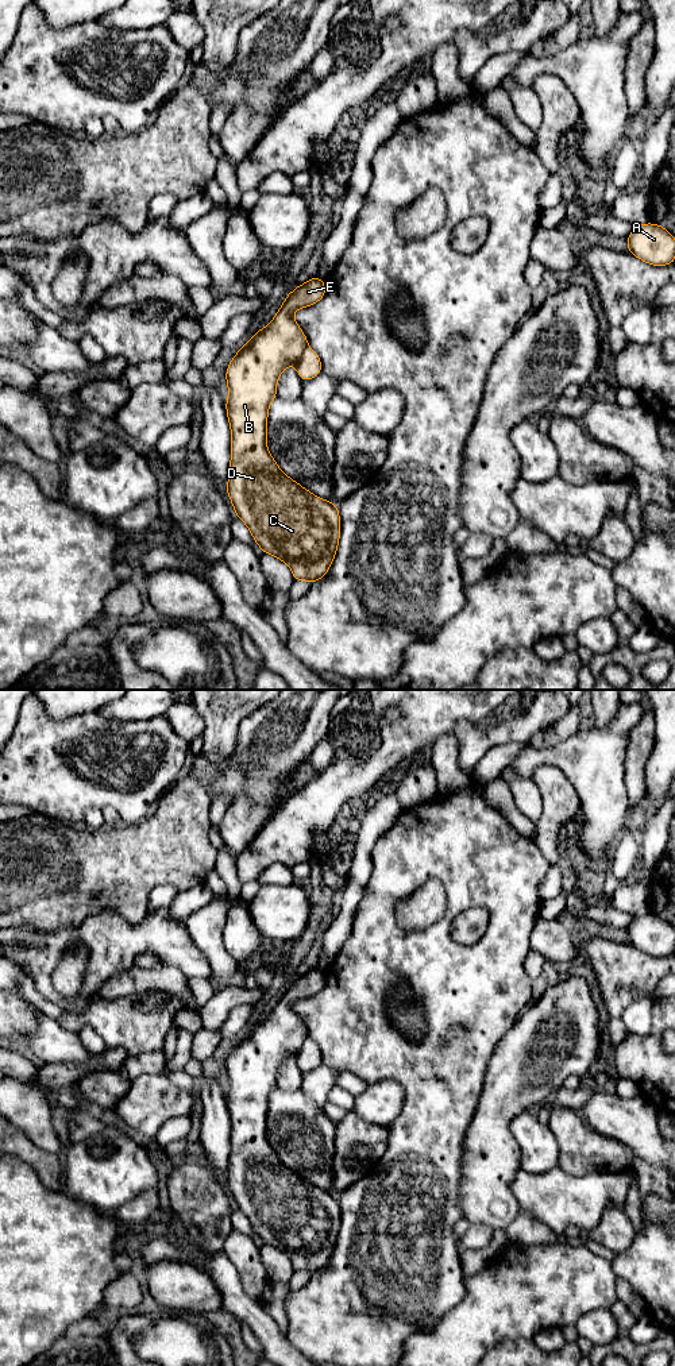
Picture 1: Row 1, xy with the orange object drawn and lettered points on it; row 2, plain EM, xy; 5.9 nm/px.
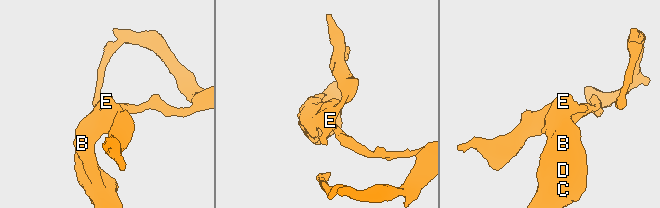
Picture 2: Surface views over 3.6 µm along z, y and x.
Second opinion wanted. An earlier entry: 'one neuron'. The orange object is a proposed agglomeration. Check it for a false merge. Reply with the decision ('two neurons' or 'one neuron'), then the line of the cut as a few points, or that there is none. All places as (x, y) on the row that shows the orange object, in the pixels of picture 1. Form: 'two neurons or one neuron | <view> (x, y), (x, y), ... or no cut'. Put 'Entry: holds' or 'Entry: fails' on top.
Entry: fails
two neurons | xy (307, 346), (296, 365)

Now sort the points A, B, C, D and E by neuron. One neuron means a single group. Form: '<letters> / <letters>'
A / B C D E

